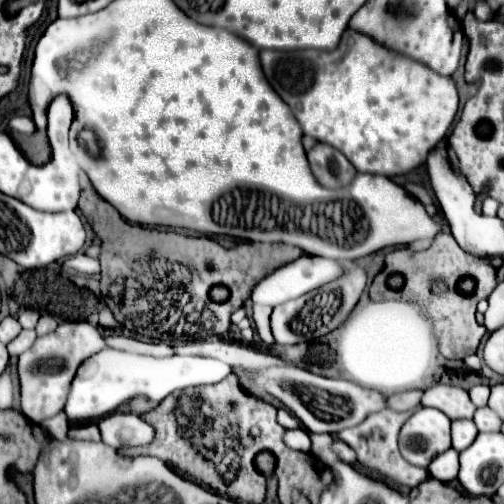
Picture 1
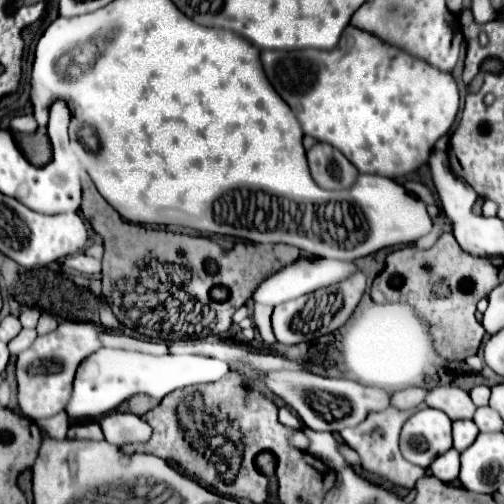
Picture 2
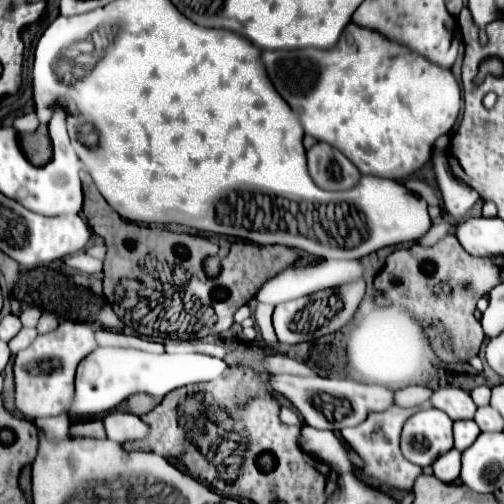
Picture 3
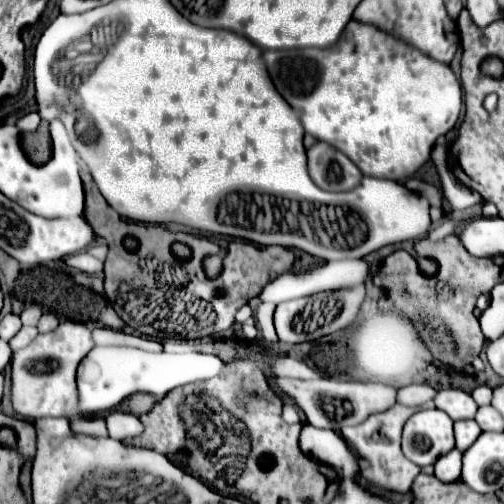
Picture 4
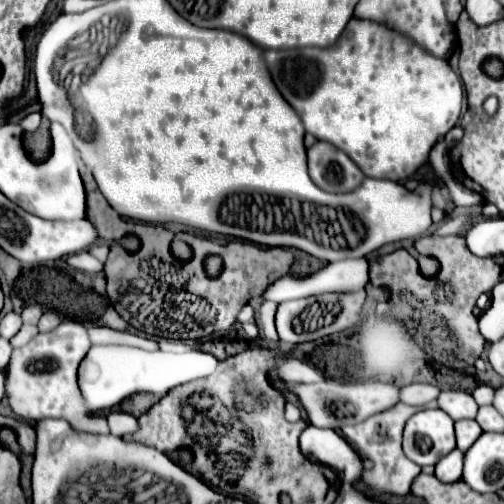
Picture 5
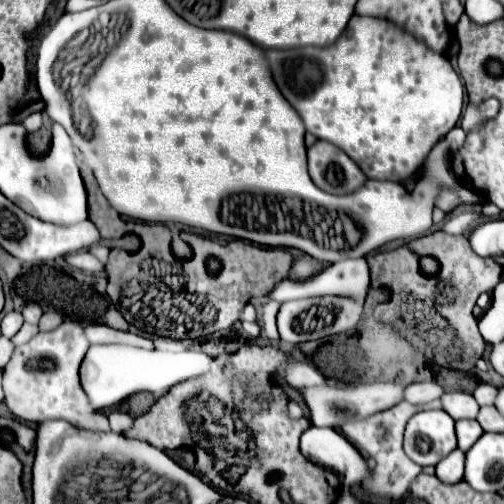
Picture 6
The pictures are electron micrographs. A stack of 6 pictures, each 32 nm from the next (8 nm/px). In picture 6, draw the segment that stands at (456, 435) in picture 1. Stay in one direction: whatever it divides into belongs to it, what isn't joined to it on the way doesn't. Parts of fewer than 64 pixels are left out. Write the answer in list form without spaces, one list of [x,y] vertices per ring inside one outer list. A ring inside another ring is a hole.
[[[460,420],[456,422],[456,436],[458,436],[458,448],[462,452],[470,450],[472,444],[484,434],[480,424],[476,420]]]

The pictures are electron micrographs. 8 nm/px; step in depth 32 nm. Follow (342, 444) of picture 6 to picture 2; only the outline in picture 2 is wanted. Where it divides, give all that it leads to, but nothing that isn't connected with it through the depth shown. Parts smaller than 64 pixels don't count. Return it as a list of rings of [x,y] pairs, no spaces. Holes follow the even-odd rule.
[[[304,428],[304,434],[310,440],[310,446],[306,452],[310,452],[316,458],[322,458],[322,462],[330,468],[340,468],[346,466],[346,460],[338,452],[338,442],[330,432],[312,432],[310,428]]]

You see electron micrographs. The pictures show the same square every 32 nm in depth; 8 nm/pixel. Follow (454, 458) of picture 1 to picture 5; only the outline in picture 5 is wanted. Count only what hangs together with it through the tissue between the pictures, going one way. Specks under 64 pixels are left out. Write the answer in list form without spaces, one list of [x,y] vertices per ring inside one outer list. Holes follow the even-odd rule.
[[[454,448],[436,464],[436,478],[440,482],[458,482],[462,476],[462,452]]]

